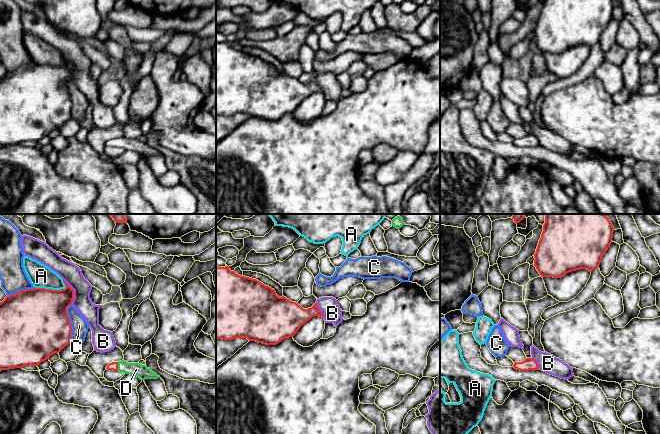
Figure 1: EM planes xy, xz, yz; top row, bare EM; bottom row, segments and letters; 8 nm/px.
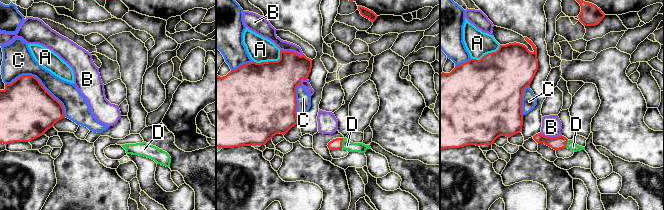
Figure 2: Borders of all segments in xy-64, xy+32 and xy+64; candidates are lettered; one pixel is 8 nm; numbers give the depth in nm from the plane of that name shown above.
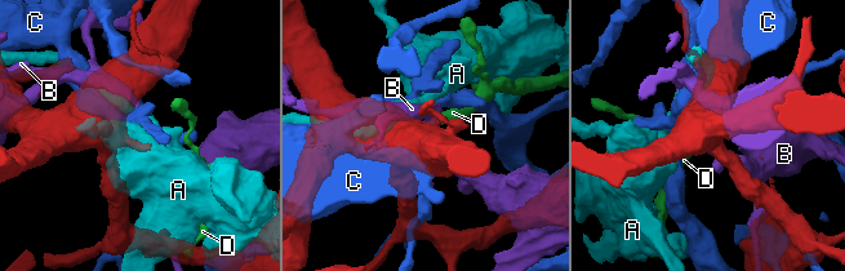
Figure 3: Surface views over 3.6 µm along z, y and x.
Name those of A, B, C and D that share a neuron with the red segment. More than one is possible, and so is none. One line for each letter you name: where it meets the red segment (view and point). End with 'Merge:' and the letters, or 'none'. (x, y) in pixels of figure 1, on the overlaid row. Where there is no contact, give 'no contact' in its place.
D: meets red in xy at (117, 366)
Merge: D

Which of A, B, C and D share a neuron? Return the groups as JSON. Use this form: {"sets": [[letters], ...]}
{"sets": [["A"], ["B"], ["C"], ["D"]]}

